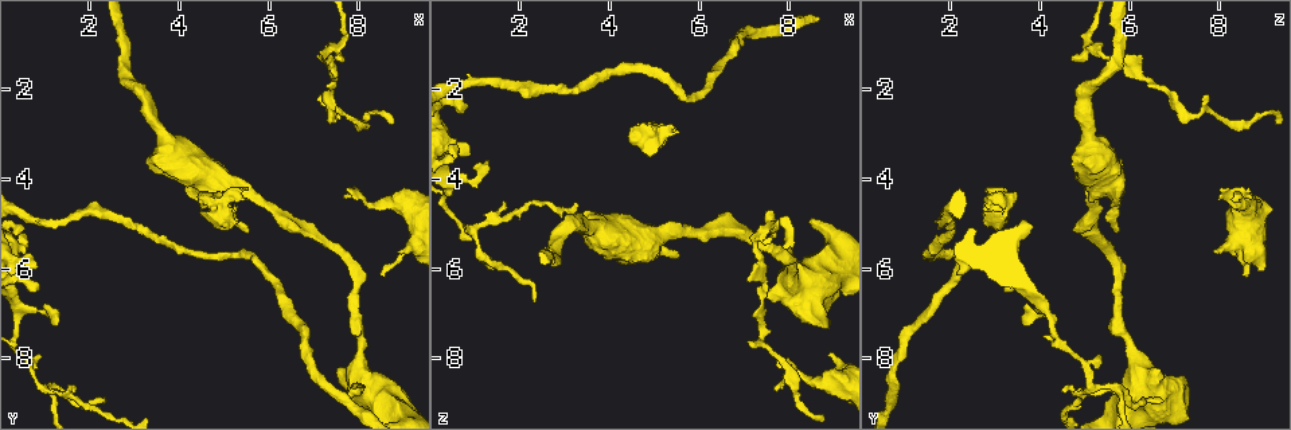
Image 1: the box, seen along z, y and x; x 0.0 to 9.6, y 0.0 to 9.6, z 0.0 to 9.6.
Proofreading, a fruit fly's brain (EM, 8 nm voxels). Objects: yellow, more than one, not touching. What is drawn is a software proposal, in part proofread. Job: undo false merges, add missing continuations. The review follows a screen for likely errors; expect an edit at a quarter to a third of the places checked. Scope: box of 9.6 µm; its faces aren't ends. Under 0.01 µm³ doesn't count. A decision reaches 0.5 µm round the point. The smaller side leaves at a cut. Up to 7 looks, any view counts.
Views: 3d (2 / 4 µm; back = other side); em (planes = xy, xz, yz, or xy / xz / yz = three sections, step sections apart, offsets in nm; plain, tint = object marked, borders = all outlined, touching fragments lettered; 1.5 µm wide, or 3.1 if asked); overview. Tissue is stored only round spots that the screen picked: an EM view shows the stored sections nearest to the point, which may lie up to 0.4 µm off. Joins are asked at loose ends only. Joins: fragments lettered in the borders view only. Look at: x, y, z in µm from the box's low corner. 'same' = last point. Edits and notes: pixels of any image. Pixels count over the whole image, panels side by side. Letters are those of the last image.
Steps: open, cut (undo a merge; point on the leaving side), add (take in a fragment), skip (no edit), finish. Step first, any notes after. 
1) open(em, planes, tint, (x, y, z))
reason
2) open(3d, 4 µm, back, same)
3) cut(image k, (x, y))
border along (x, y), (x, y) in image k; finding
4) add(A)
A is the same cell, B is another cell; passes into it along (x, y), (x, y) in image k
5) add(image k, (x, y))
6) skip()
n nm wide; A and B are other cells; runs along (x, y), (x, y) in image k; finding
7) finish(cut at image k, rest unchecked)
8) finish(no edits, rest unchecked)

open(em, xz, step 4, tint, (1.60, 8.75, 4.45))
tapers out

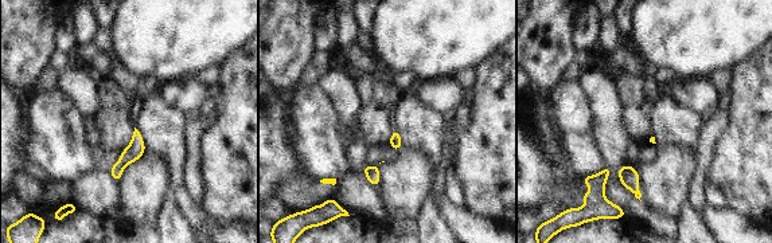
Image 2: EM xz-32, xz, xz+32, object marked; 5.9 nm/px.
open(em, planes, borders, same)

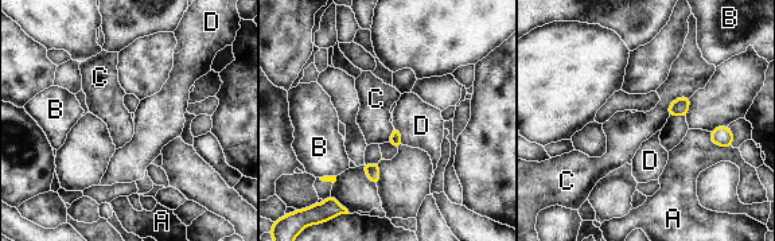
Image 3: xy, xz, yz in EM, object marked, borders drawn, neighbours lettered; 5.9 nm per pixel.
skip()
A, B, C and D are other cells; border along (689, 96), (676, 98), (668, 116) in image 3; no lettered fragment goes on from it

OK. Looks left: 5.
open(3d, 4 µm, back, (5.60, 5.80, 2.20))
abrupt turn

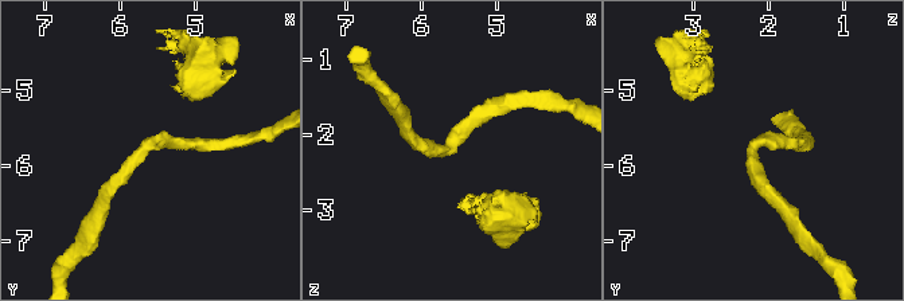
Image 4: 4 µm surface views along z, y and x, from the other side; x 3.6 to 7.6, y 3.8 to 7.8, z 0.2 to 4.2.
open(em, planes, borders, (5.65, 5.75, 2.20))
arms of 190, 200 nm

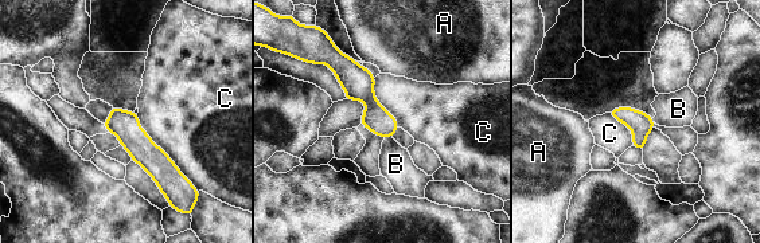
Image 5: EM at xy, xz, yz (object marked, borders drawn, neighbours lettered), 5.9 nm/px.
skip()
140 nm wide; C touches over 550 nm; A, B and C are other cells; all the same neuron

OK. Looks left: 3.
open(3d, 2 µm, (7.15, 2.10, 7.65))
an open end

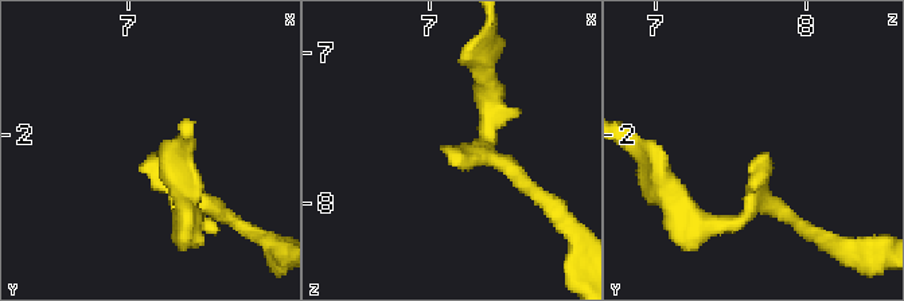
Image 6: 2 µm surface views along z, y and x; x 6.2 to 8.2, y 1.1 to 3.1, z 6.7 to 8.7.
open(em, planes, plain, (7.12, 2.14, 7.64))
now the EM

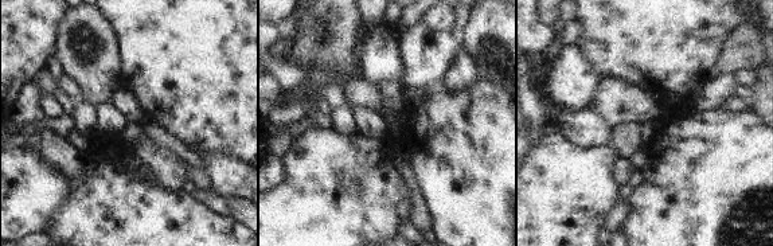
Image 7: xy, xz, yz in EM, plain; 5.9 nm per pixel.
open(em, planes, borders, same)
what lies round it

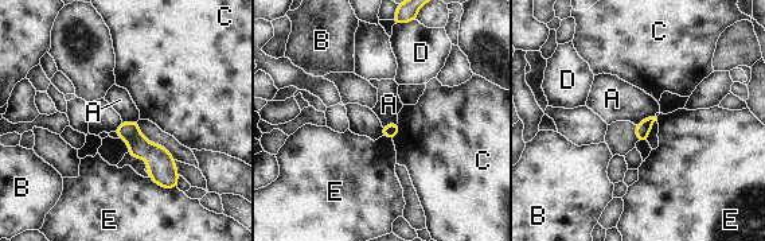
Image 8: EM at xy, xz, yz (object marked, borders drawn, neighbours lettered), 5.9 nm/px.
skip()
A, B, C, D and E are other cells; runs along (124, 125), (160, 164), (170, 185) in image 8; no lettered fragment goes on from it

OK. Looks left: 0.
finish(no edits, rest unchecked)

